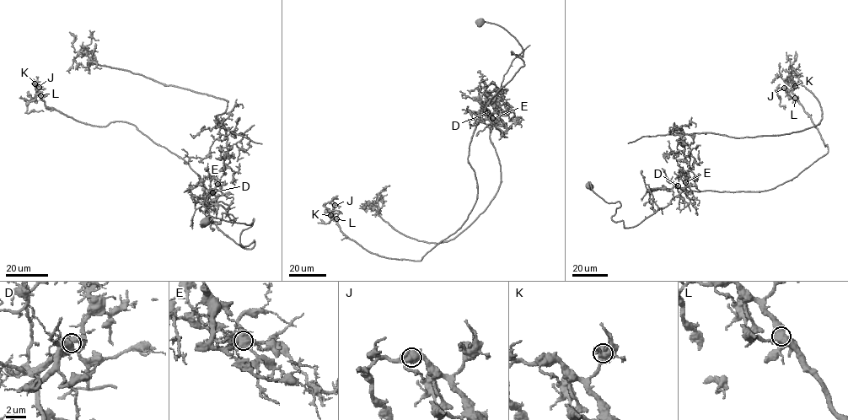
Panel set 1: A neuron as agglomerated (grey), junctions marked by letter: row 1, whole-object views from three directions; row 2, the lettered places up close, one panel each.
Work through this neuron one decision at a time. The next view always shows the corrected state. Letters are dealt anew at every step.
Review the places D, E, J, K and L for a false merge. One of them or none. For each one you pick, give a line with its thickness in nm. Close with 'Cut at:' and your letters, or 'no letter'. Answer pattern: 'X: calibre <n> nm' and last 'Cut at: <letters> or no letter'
E: calibre 700 nm
Cut at: E

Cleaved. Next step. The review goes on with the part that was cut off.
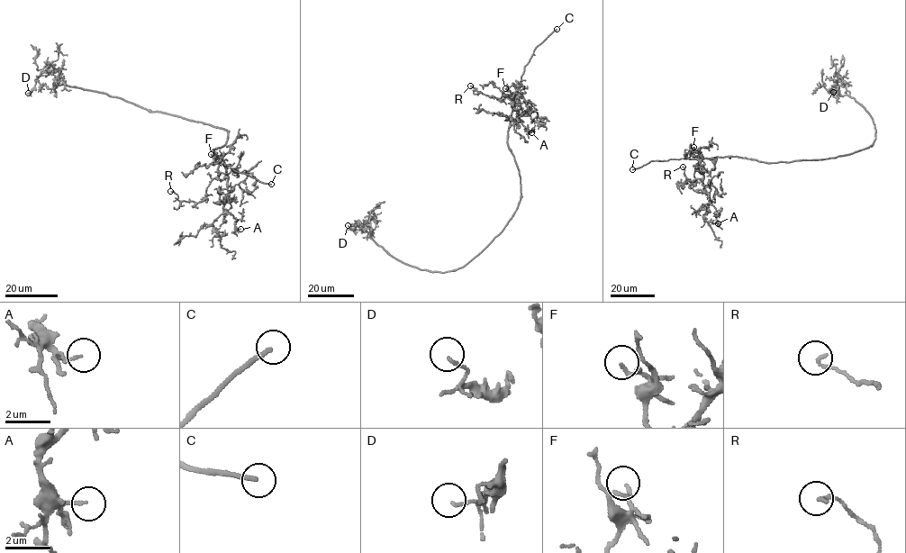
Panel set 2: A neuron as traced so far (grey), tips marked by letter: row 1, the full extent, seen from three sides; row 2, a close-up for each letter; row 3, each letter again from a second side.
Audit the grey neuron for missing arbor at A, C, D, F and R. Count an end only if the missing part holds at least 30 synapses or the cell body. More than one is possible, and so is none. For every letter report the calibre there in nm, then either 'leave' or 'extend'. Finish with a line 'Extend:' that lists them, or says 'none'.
A: 120 nm | leave
C: 200 nm | extend
D: 130 nm | leave
F: 100 nm | leave
R: 160 nm | leave
Extend: C

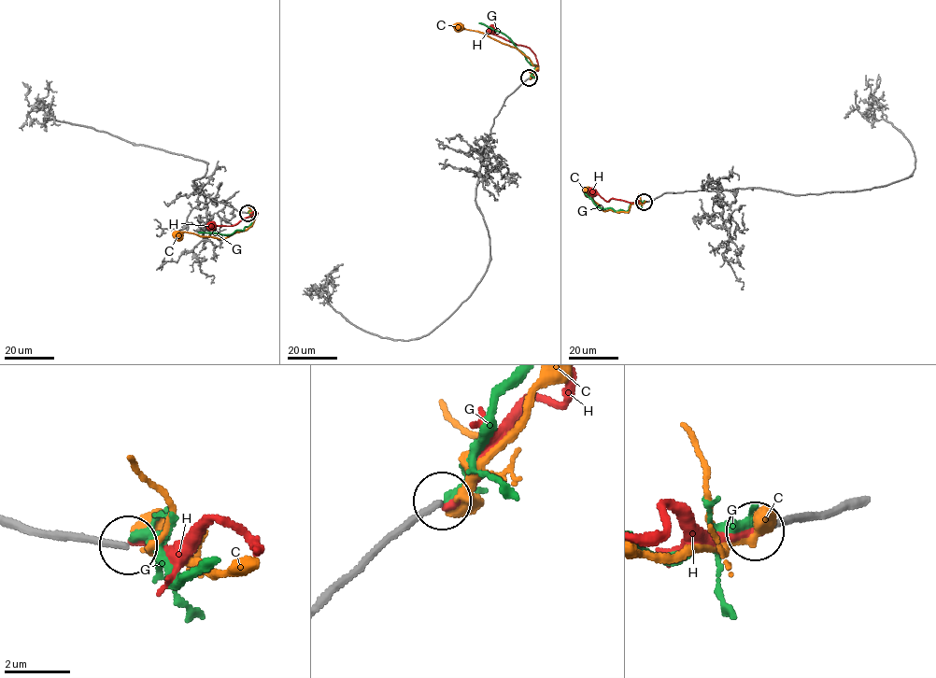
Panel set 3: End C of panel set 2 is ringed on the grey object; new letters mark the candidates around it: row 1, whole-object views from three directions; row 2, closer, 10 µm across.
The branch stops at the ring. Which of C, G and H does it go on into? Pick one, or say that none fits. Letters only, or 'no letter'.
no letter

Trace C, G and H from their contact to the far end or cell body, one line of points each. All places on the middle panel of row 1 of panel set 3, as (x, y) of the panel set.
C: (529, 78), (537, 66), (516, 49), (482, 33), (458, 27)
G: (529, 77), (534, 64), (506, 35), (478, 22)
H: (529, 78), (538, 69), (535, 54), (528, 48), (491, 34), (491, 29)

